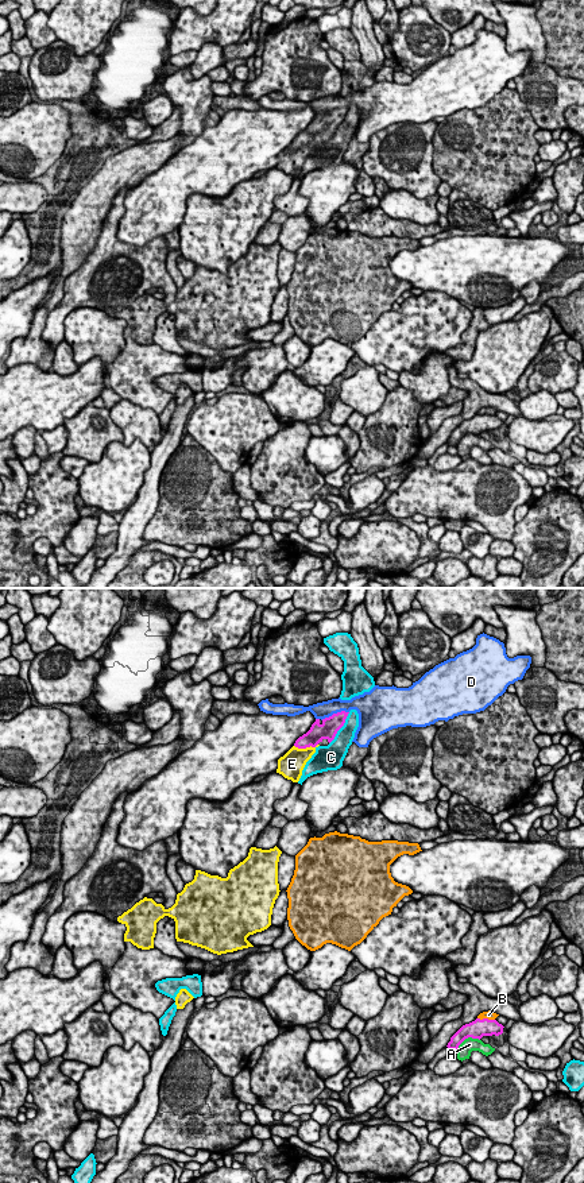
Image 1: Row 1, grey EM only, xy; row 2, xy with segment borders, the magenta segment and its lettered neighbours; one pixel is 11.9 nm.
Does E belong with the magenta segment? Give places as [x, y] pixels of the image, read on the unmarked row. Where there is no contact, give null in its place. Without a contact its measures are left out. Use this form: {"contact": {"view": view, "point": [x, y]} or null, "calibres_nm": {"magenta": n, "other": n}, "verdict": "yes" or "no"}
{"contact": {"view": "xy", "point": [305, 143]}, "calibres_nm": {"magenta": 200, "other": 300}, "verdict": "yes"}

